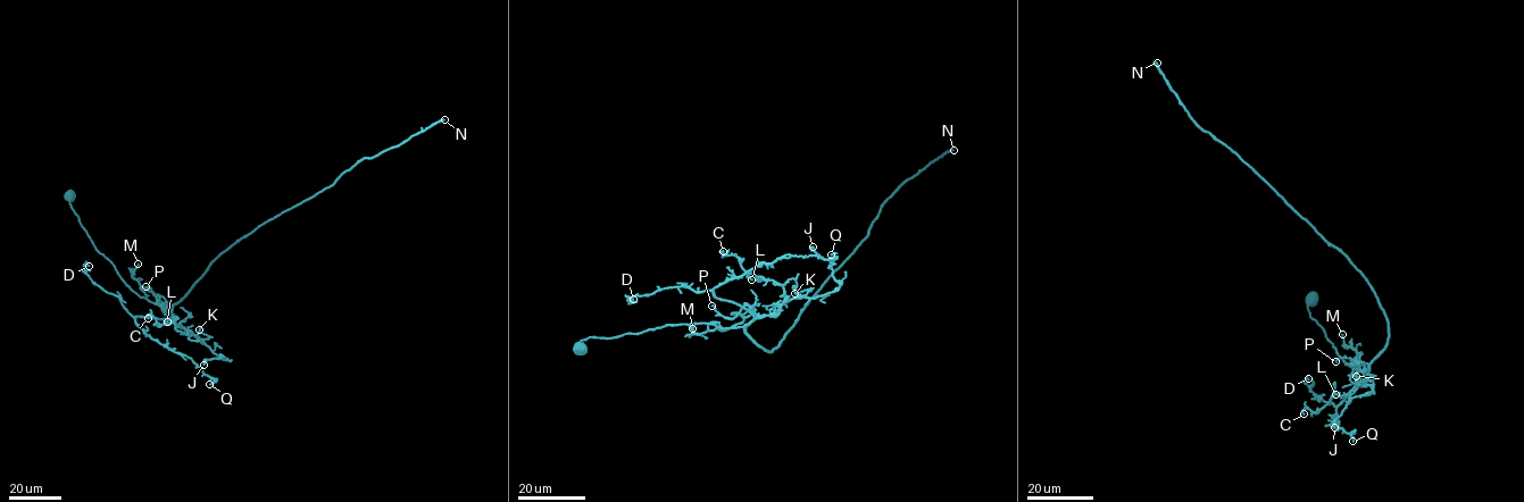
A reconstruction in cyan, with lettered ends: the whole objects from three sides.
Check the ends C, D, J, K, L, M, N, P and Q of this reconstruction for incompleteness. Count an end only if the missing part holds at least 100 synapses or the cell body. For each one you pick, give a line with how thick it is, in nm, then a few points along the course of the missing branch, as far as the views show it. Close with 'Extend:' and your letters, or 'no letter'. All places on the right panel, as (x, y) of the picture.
N: Thickness 220 nm. Course of what is missing: (1157, 63), (1163, 75), (1189, 92), (1199, 90)
Extend: N

